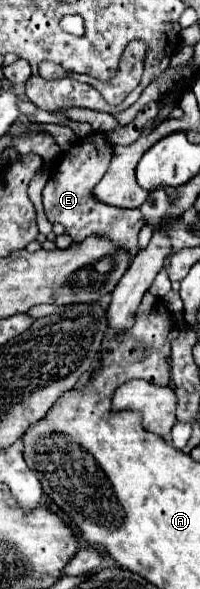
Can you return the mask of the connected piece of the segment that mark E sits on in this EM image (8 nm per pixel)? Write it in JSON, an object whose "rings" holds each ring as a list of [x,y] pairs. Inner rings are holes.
{"rings":[[[94,131],[88,137],[78,139],[68,153],[62,153],[52,177],[48,179],[42,197],[44,197],[44,211],[50,223],[60,223],[66,227],[66,233],[72,237],[74,243],[82,243],[86,237],[108,237],[114,245],[136,255],[138,249],[138,233],[144,225],[144,217],[140,209],[122,209],[112,207],[106,203],[98,203],[90,195],[90,189],[102,179],[106,167],[110,163],[110,143],[106,141],[104,133]]]}

